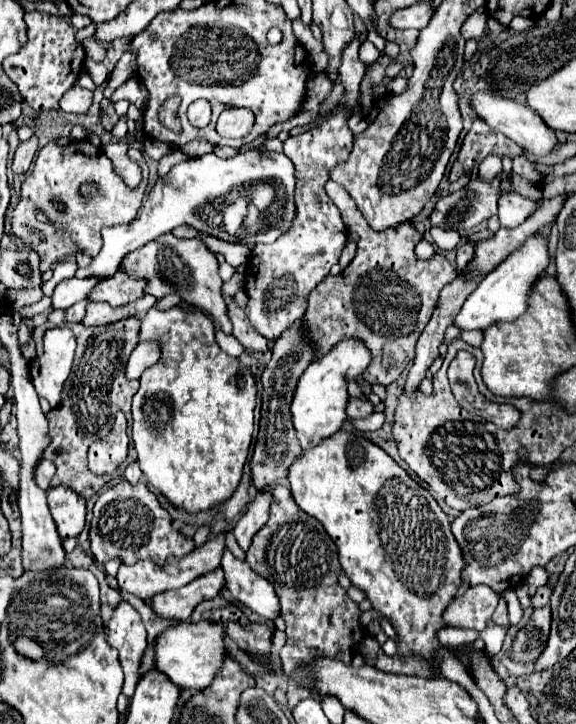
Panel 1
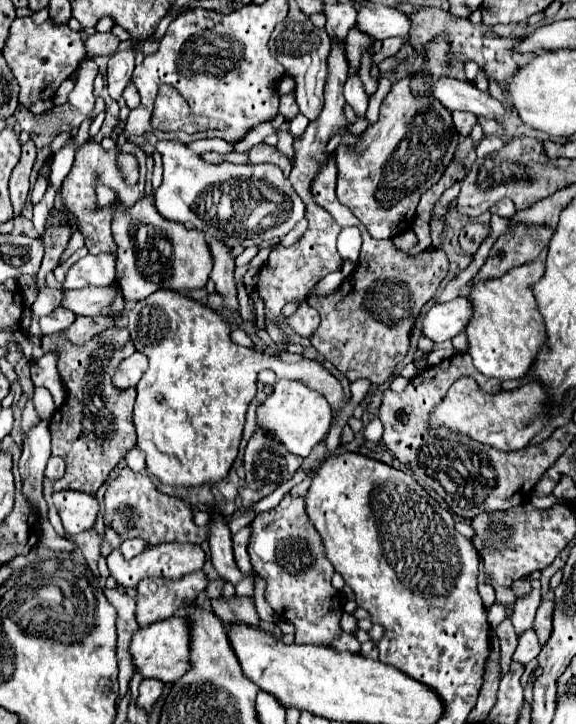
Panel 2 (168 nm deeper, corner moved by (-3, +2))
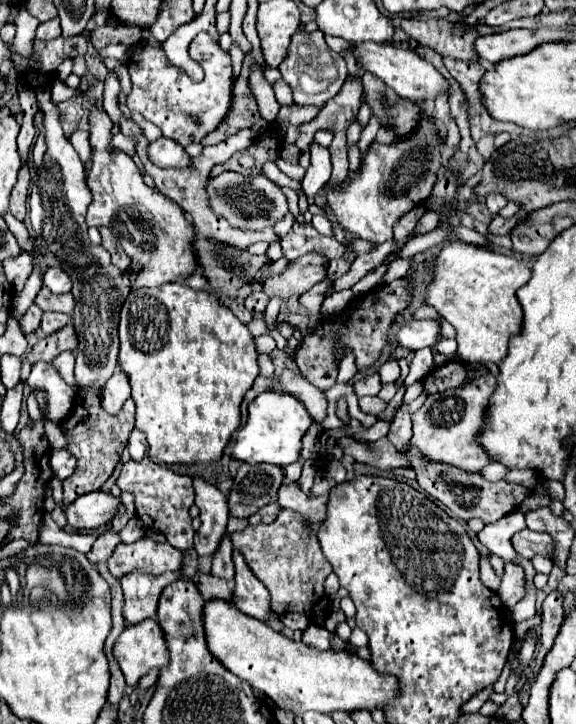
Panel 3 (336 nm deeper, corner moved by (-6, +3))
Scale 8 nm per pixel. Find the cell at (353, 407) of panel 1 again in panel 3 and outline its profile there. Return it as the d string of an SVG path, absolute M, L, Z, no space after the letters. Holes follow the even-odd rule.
M182 282L166 284L158 288L148 290L132 290L128 298L122 304L120 310L120 354L118 354L118 366L124 374L128 374L128 382L132 386L132 400L136 402L136 426L144 430L148 436L148 454L154 456L158 462L174 464L174 462L218 462L222 458L222 450L226 448L230 434L240 426L240 402L246 394L246 390L252 386L254 378L258 376L258 362L256 362L256 350L254 350L254 338L246 324L242 324L228 306L224 306L214 294L206 290L192 290Z

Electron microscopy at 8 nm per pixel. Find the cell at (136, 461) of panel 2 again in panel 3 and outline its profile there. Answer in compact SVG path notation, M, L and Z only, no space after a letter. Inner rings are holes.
M138 428L132 430L130 438L128 438L128 450L130 450L130 456L136 460L136 458L142 458L148 450L148 444L146 444L146 438L144 438L144 432L140 432Z

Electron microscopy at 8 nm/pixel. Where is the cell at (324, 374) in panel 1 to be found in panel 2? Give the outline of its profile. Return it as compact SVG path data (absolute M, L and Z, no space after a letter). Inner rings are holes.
M279 379L275 383L273 393L257 409L257 423L263 429L267 429L273 437L281 439L281 443L285 443L289 451L301 457L307 457L311 449L319 441L323 441L323 437L329 433L331 421L333 421L333 411L329 409L327 399L319 391L313 391L307 383L291 379Z

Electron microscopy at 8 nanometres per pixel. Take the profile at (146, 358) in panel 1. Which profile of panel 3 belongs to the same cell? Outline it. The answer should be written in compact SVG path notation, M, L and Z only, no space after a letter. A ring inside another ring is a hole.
M122 370L114 372L112 378L108 380L106 386L106 398L102 398L102 408L110 414L110 416L118 416L122 404L130 398L130 386L128 386L128 378Z

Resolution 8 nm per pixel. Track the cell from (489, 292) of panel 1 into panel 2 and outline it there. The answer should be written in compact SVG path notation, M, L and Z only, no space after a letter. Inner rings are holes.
M457 297L449 303L437 303L423 319L423 335L441 343L465 331L473 319L473 303L467 297Z

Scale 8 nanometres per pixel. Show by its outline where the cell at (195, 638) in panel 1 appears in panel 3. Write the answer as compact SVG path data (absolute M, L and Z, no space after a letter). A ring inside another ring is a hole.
M142 620L122 630L112 648L126 684L134 686L148 670L168 664L168 650L164 648L164 636L154 620Z

